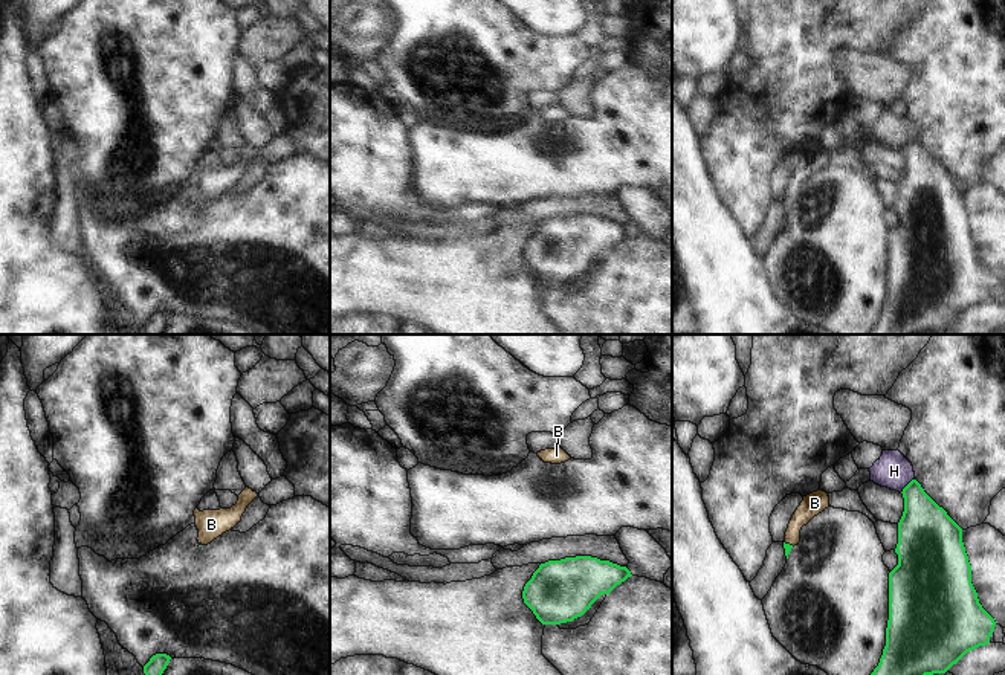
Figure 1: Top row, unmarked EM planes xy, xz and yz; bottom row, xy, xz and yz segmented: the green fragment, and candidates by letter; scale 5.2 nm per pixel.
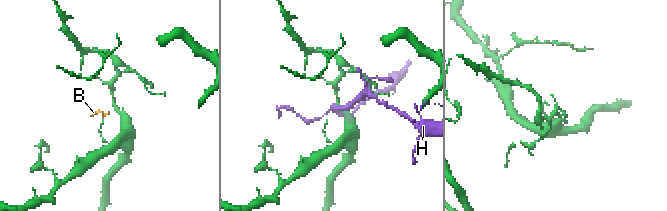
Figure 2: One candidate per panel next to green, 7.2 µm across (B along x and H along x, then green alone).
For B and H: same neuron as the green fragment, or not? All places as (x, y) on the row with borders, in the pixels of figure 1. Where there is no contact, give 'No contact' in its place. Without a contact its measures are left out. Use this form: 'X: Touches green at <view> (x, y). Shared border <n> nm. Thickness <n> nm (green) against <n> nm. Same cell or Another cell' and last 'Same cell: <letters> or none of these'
B: Touches green at yz (788, 544). Shared border 60 nm. Thickness 40 nm (green) against 120 nm. Same cell
H: Touches green at yz (908, 484). Shared border 120 nm. Thickness 280 nm (green) against 190 nm. Another cell
Same cell: B.

